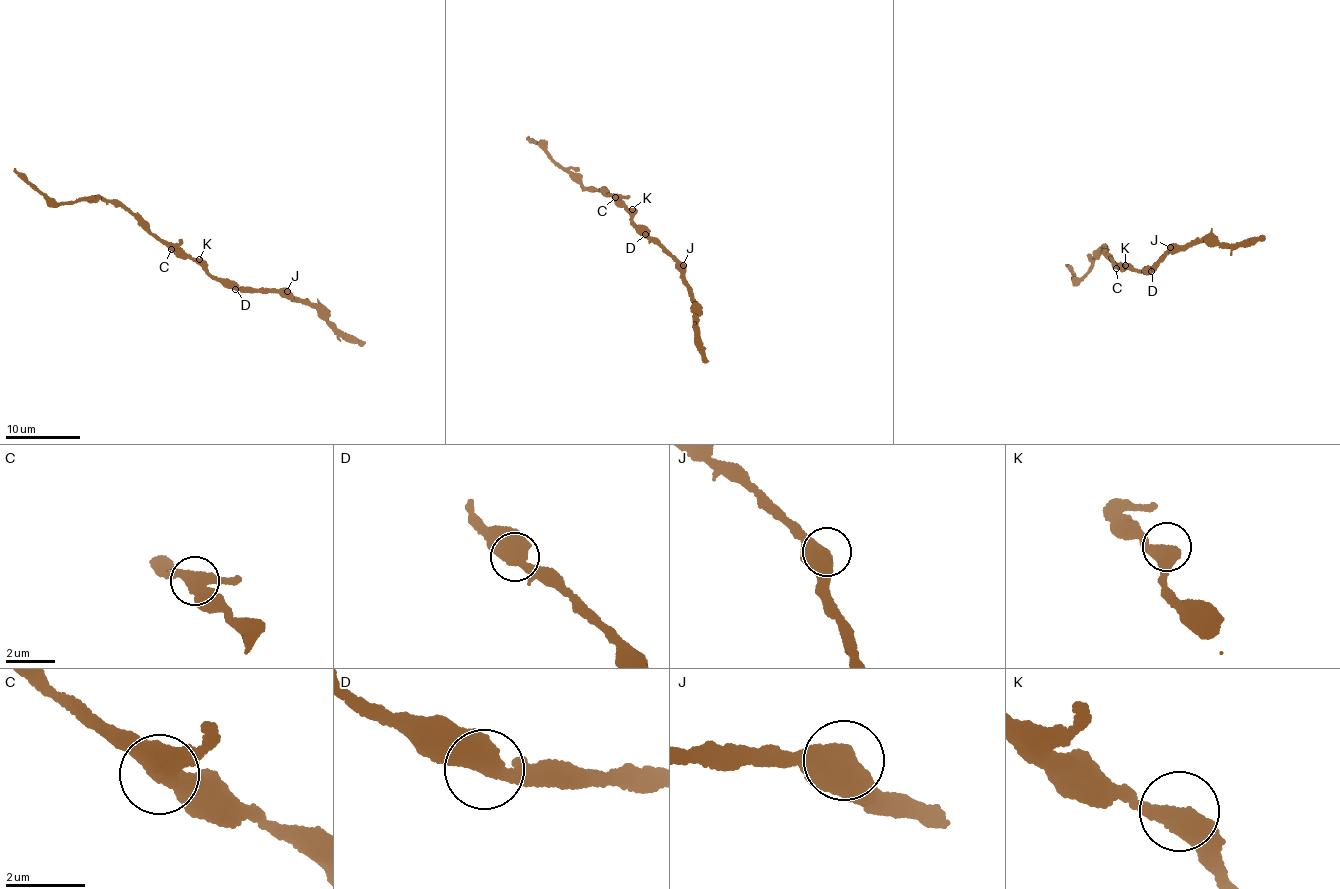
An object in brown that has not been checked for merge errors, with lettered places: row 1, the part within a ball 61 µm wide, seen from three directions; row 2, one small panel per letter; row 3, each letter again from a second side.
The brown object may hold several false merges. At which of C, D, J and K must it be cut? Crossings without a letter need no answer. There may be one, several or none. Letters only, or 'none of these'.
none of these

